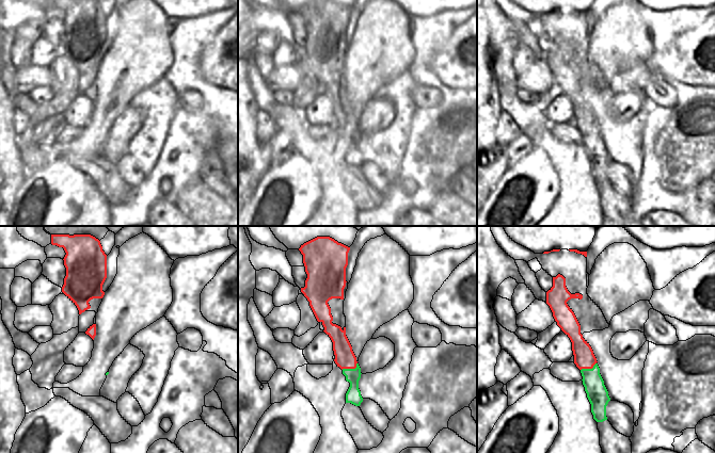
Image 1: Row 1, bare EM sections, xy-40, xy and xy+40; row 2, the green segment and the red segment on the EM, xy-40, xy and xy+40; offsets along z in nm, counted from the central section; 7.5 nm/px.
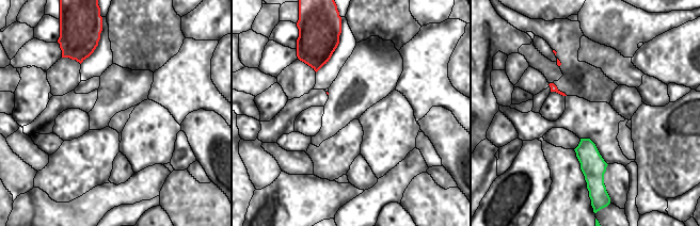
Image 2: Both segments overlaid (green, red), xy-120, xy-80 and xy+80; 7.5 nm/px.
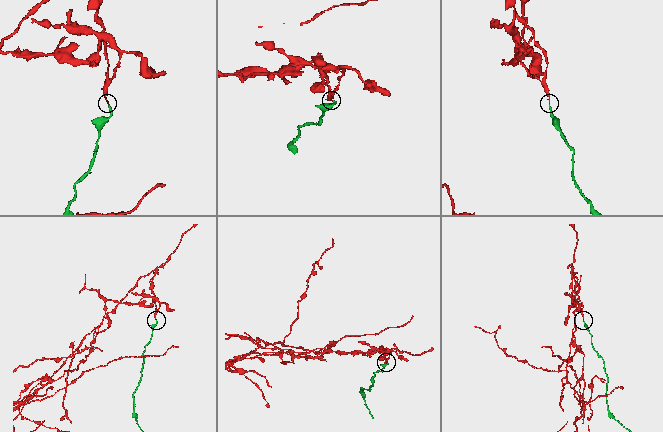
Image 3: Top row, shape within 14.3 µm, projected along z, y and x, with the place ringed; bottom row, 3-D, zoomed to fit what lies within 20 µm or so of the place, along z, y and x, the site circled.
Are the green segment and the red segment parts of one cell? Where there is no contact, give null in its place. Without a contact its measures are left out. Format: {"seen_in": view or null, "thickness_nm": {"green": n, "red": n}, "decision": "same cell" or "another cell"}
{"seen_in": "xy", "thickness_nm": {"green": 110, "red": 160}, "decision": "another cell"}

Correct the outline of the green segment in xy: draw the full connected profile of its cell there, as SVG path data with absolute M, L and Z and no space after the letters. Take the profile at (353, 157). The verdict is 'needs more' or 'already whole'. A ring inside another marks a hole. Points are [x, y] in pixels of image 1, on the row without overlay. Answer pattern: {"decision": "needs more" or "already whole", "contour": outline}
{"decision": "already whole", "contour": "M356 125L355 130L343 130L343 135L346 137L346 142L350 144L350 148L346 155L346 164L360 167L363 159L359 150L359 142L362 135L359 125Z"}

